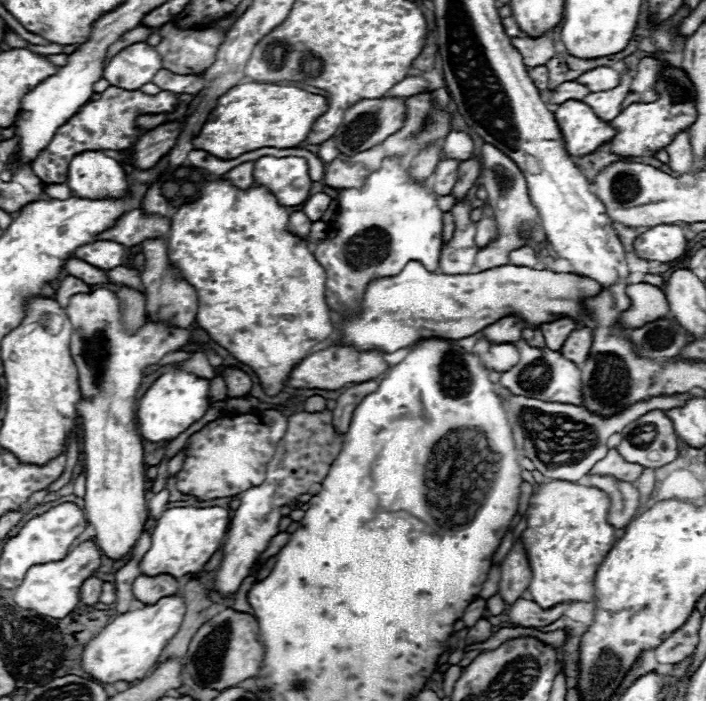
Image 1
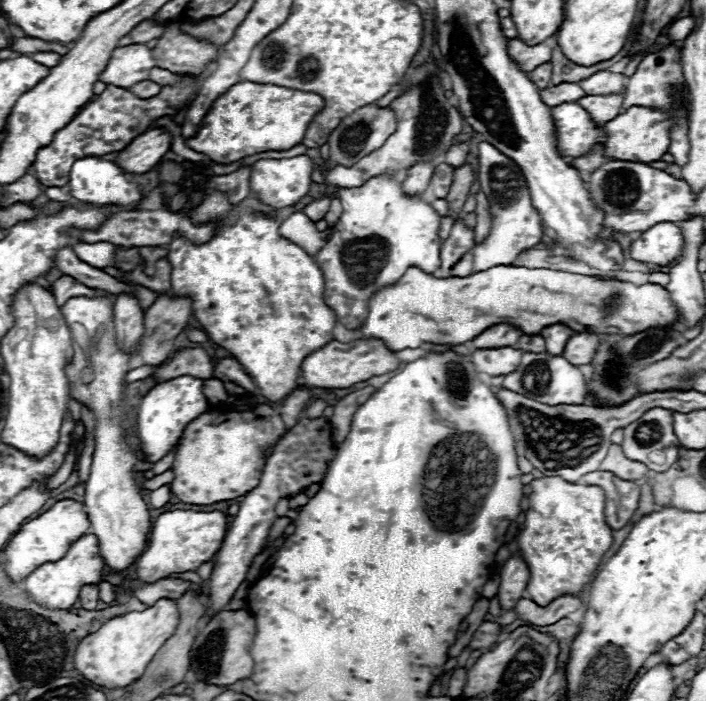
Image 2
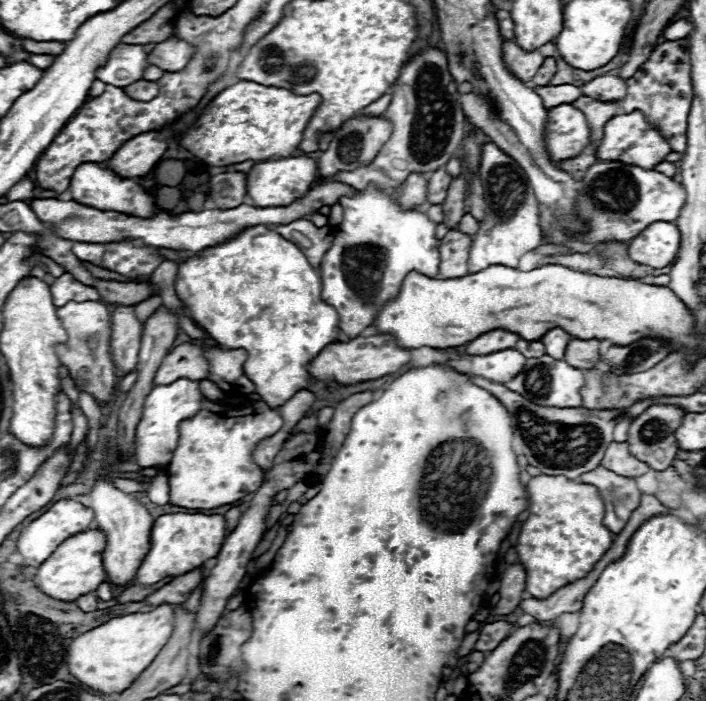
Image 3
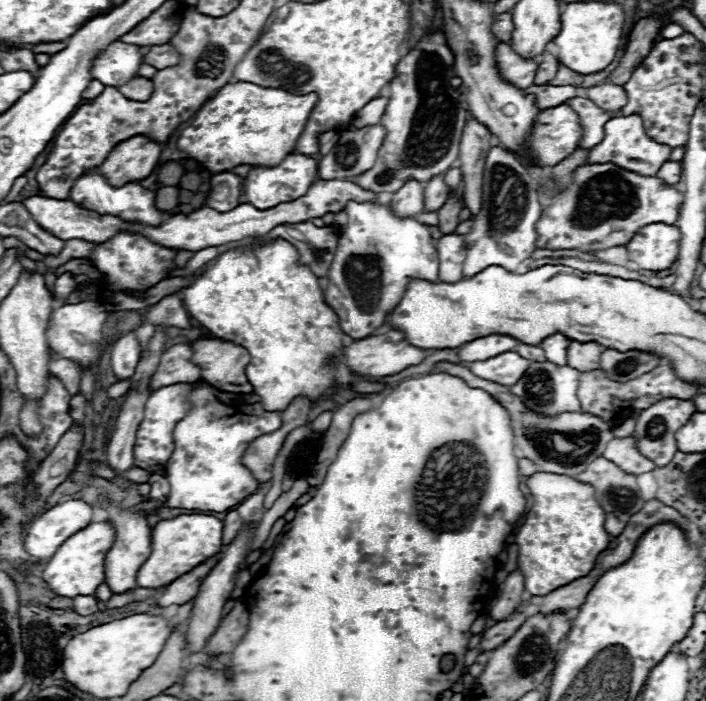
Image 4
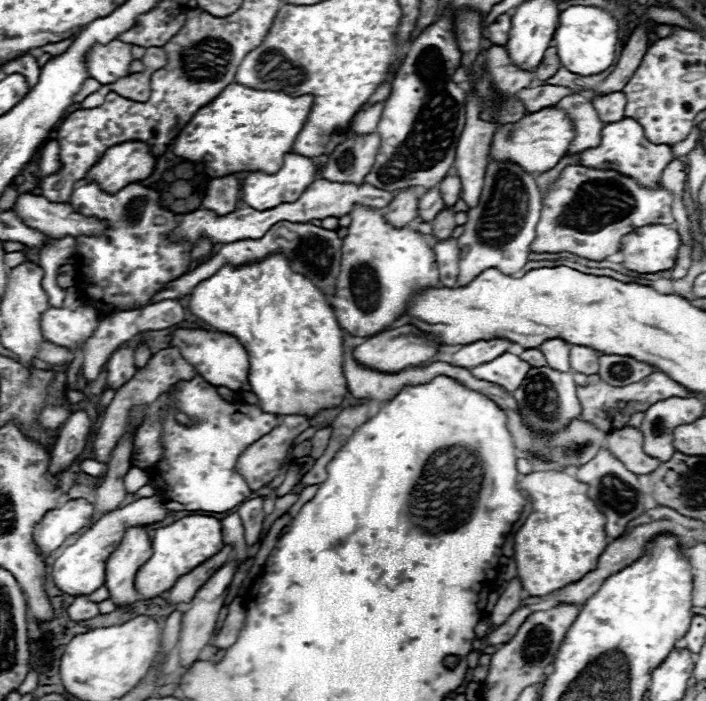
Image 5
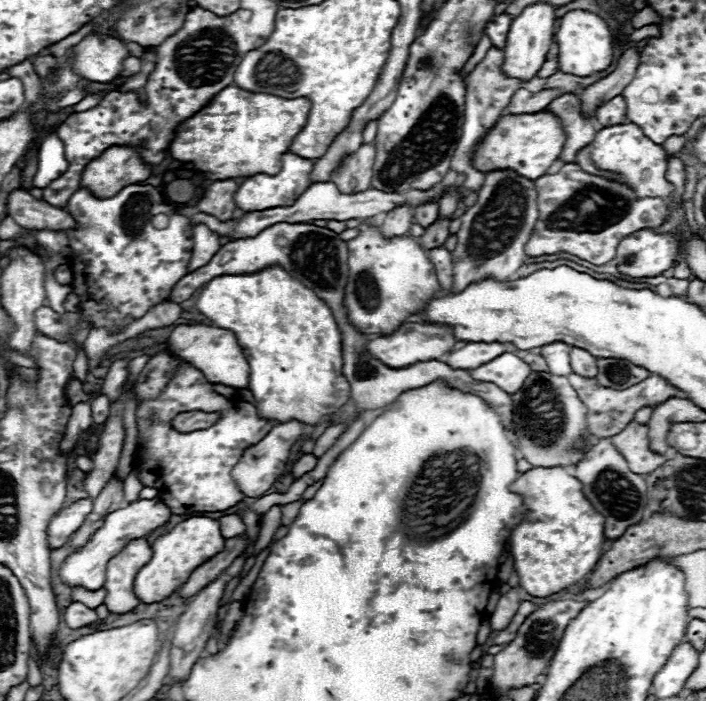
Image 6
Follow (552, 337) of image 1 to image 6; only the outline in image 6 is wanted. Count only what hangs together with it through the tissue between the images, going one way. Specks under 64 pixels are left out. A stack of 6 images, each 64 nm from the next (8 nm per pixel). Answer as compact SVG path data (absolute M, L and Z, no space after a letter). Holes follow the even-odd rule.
M554 342L554 344L548 344L548 346L540 348L540 356L548 362L550 372L556 374L556 376L572 374L568 354L570 354L570 346L564 344L564 342Z

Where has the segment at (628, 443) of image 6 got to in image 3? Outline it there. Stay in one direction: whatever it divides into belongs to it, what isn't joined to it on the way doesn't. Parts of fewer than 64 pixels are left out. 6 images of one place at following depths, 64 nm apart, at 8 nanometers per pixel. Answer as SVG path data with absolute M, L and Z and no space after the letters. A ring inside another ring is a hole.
M610 442L602 464L620 476L642 476L650 470L648 464L630 454L628 442Z

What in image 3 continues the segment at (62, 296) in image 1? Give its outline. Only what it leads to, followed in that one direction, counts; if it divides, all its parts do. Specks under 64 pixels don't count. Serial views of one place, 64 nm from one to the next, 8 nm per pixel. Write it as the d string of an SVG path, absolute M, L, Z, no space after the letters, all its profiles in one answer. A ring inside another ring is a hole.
M64 272L60 278L56 278L50 284L50 292L52 292L52 300L56 306L64 306L70 300L76 302L84 302L84 300L100 300L100 294L96 288L92 286L84 286L78 280L72 278L72 274Z

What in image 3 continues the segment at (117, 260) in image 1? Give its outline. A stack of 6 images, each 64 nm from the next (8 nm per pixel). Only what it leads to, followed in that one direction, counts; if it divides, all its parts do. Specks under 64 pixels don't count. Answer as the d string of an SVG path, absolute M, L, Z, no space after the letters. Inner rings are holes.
M74 242L72 244L72 252L76 258L92 262L96 266L100 266L102 254L104 254L104 244L90 244L90 242Z

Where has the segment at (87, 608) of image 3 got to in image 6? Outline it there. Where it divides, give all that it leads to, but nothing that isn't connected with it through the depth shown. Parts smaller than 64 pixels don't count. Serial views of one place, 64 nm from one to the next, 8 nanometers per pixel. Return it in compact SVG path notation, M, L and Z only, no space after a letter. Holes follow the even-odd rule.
M72 602L66 612L64 612L64 622L68 624L68 628L76 630L76 628L82 628L82 626L88 626L88 624L94 624L98 620L96 612L90 610L88 606L84 606L82 602Z

